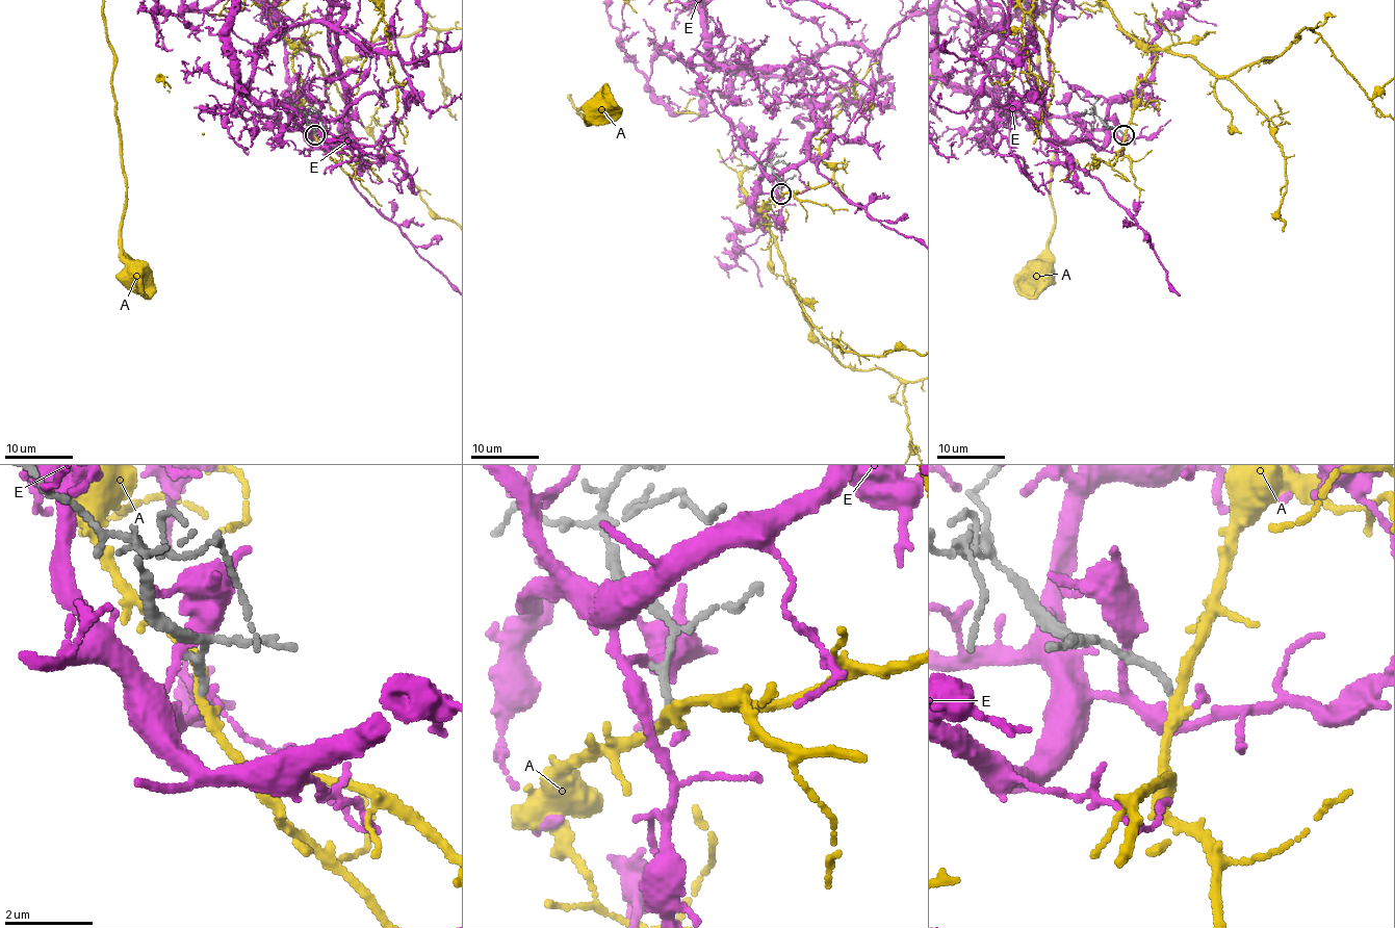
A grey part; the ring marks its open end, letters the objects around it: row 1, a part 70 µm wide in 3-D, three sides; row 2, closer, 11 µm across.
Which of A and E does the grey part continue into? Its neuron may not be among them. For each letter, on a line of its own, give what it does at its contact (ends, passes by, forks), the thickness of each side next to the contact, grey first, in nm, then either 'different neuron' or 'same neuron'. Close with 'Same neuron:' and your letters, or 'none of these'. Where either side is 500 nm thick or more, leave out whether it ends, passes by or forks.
A: it passes by; calibres 130 and 240 nm; same neuron
E: it passes by; calibres 150 and 320 nm; different neuron
Same neuron: A

